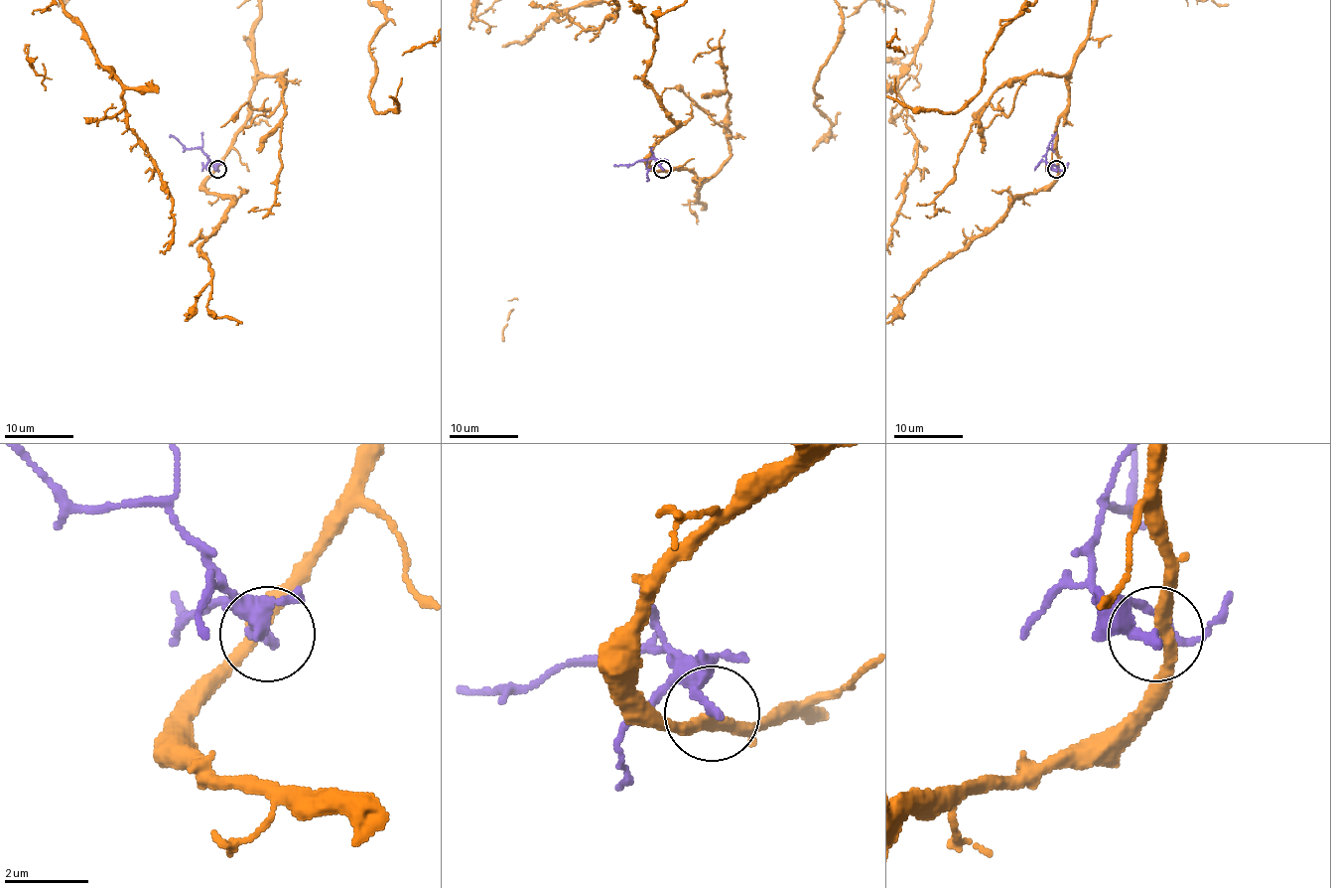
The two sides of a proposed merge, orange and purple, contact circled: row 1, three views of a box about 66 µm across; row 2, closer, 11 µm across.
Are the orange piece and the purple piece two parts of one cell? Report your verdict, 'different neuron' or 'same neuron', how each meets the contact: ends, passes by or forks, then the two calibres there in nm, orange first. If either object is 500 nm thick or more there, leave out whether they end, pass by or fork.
different neuron; orange passes by; purple ends; calibres 320 and 240 nm

